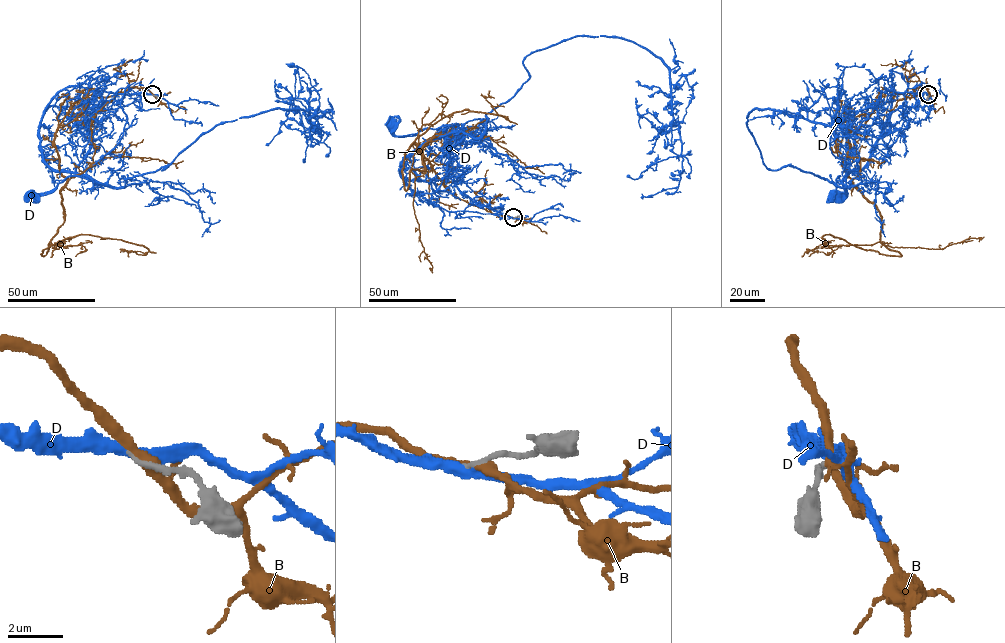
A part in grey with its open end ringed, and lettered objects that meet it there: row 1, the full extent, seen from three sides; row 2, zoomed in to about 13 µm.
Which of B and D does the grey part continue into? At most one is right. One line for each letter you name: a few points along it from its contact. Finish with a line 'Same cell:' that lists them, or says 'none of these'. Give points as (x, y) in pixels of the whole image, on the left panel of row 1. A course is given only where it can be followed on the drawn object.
D: course (153, 95), (88, 90), (81, 104), (97, 125), (76, 171), (92, 180), (67, 176), (31, 195)
Same cell: D

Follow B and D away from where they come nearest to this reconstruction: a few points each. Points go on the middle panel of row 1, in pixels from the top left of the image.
B: (514, 217), (453, 195), (415, 144), (428, 142), (405, 189), (404, 153), (442, 118), (510, 121), (489, 90)
D: (514, 217), (449, 181), (442, 157), (458, 136), (437, 136), (451, 125), (396, 136), (392, 124)

